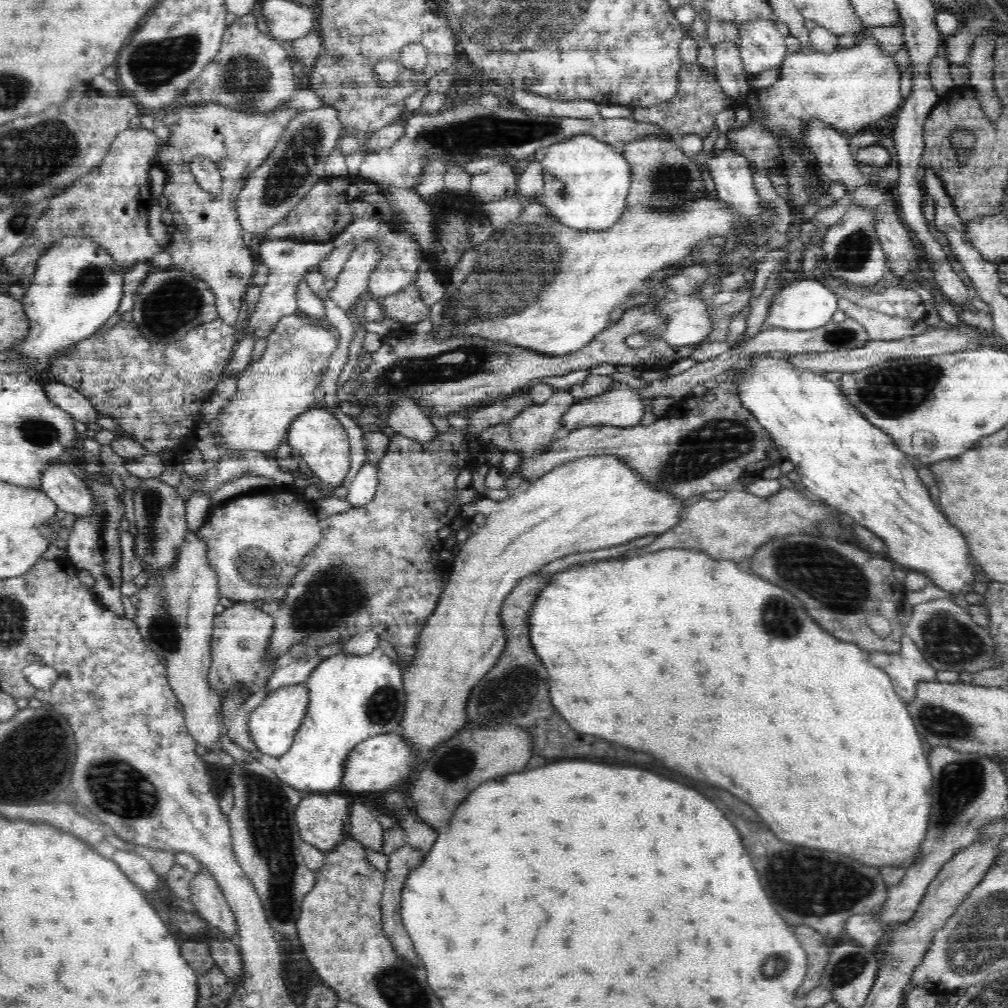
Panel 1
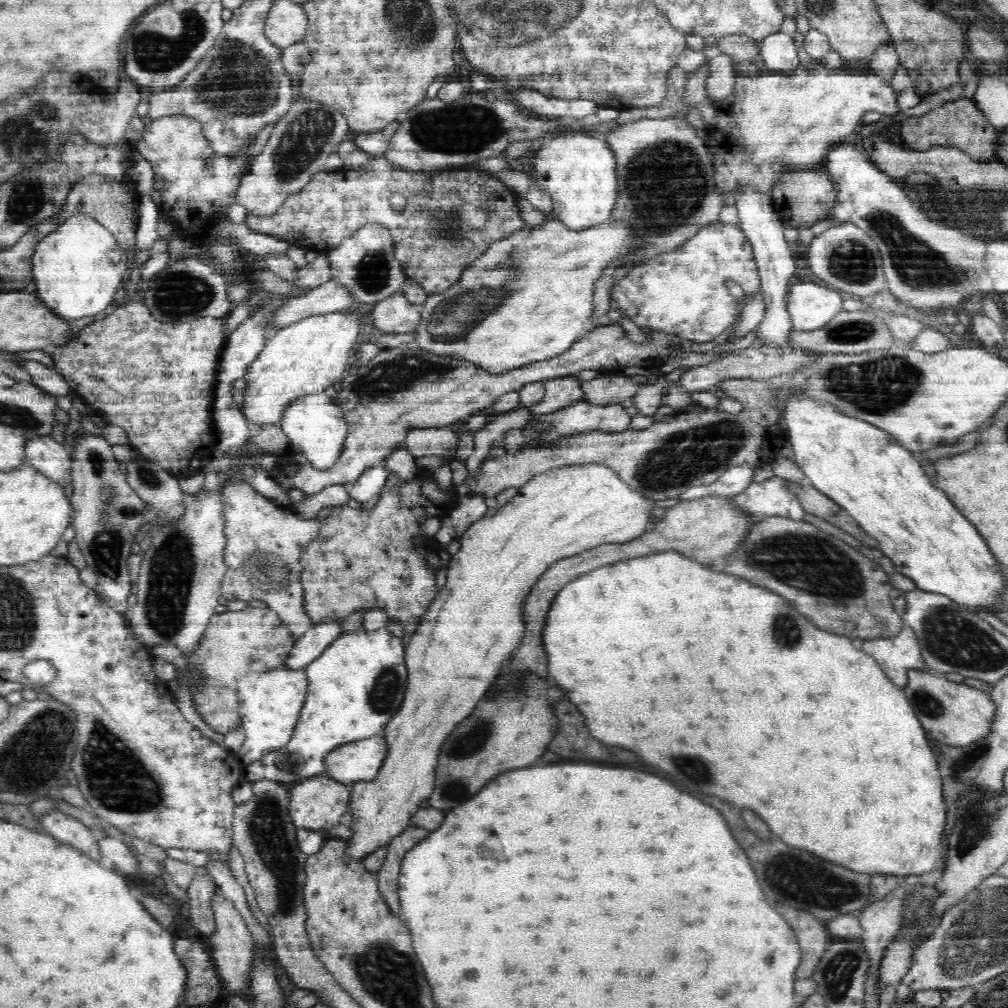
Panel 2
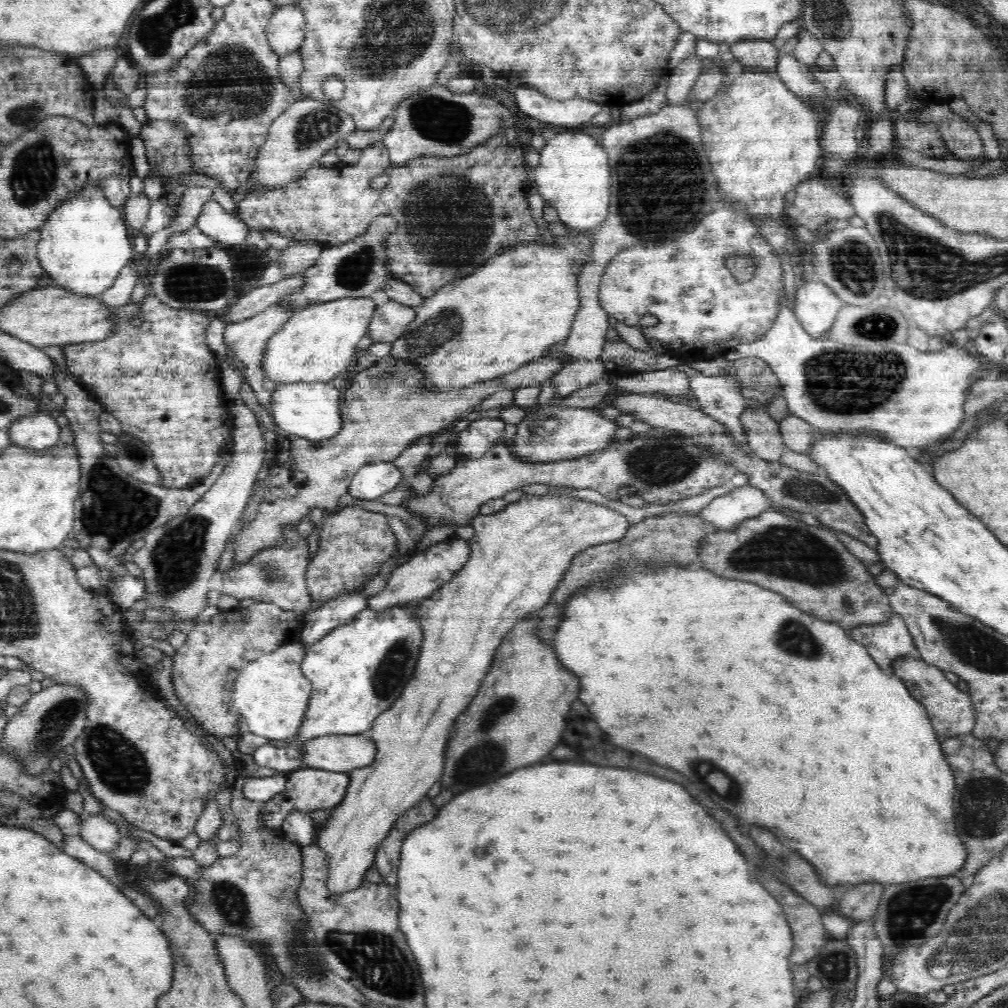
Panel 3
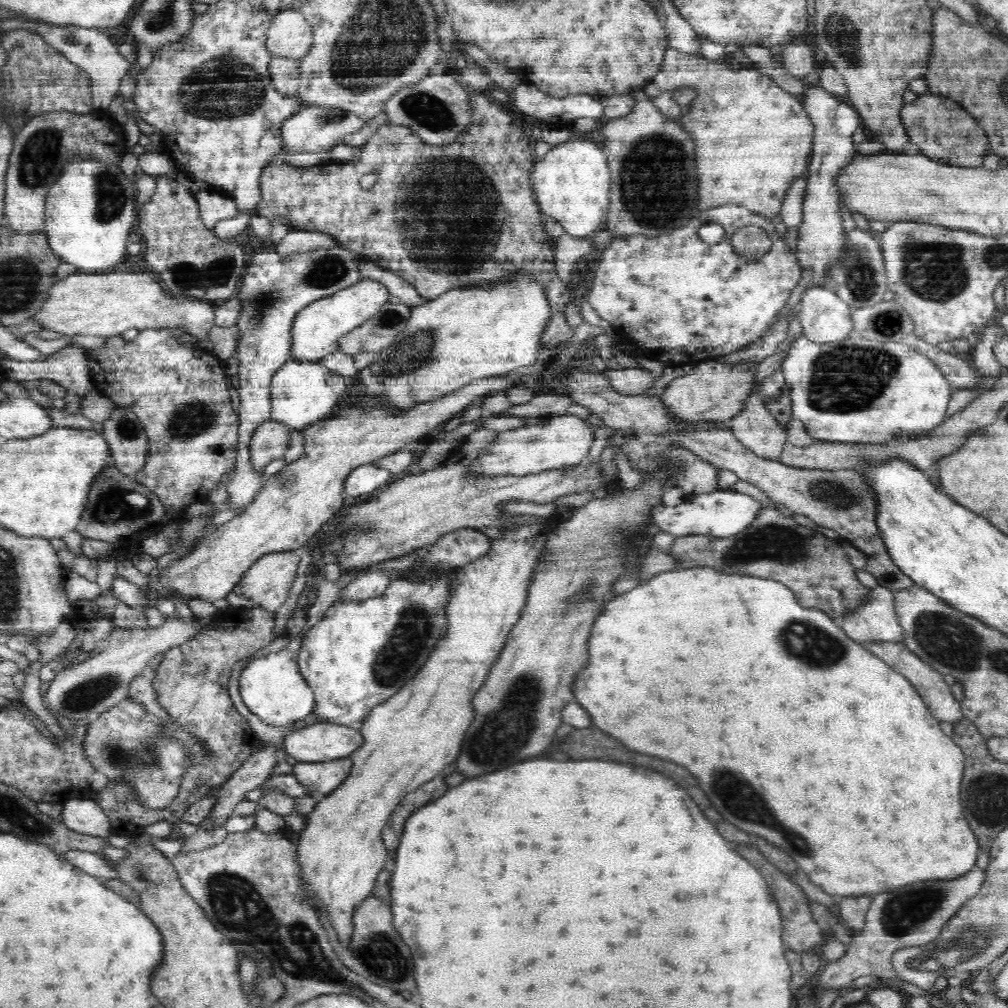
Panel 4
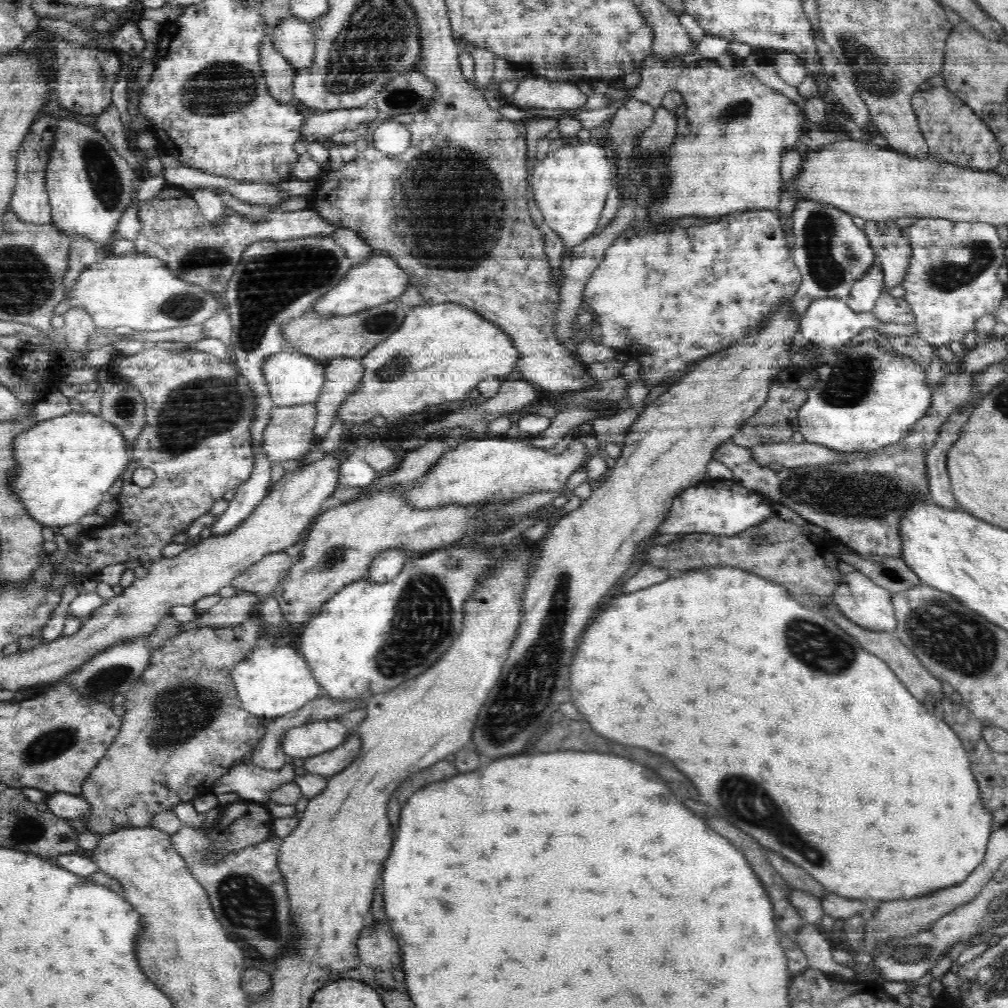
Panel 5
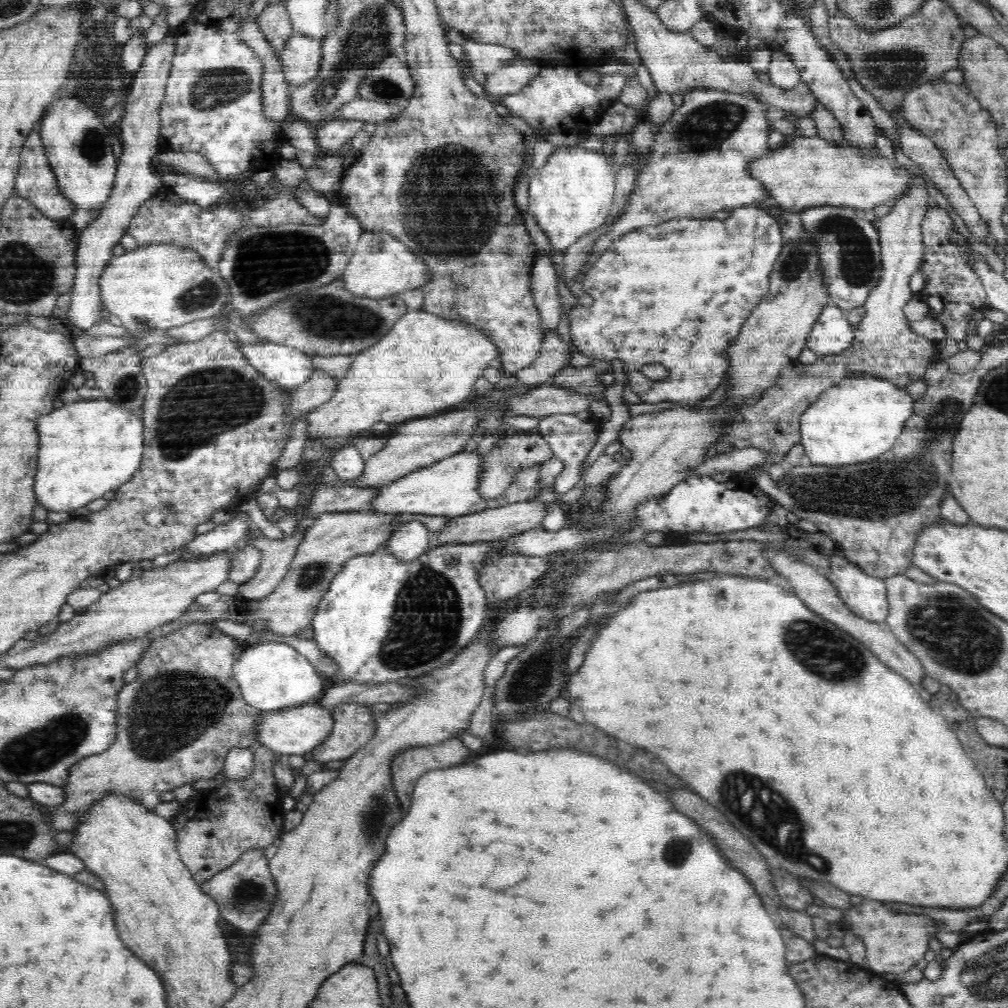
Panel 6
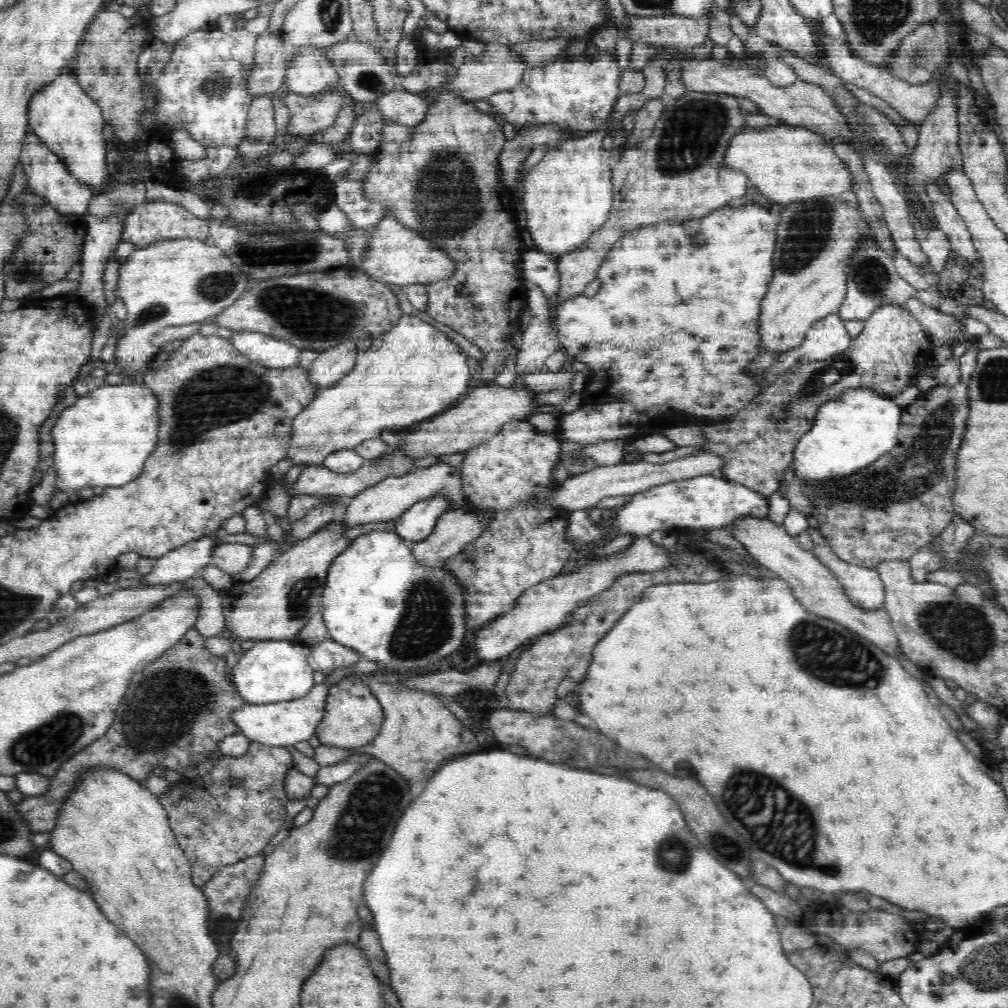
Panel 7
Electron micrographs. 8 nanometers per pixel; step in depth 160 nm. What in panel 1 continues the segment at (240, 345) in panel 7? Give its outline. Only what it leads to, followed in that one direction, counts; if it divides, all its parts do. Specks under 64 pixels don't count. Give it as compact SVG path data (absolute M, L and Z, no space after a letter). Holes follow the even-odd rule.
M310 407L308 412L302 412L294 418L294 422L288 428L286 442L292 449L297 450L310 471L323 483L331 485L331 489L343 486L351 467L350 446L342 423L332 414L328 414L322 408Z

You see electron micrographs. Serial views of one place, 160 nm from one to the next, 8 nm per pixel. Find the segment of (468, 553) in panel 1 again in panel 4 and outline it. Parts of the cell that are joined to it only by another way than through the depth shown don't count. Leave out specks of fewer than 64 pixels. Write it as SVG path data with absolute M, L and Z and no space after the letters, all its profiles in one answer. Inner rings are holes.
M556 514L552 519L510 516L510 525L518 526L502 527L498 538L491 538L490 548L484 556L454 569L453 598L445 608L450 616L446 636L436 644L436 650L430 654L428 662L418 670L412 682L408 682L396 696L370 710L370 714L357 727L363 740L362 746L350 756L353 764L350 774L334 792L320 797L314 810L308 814L308 824L305 824L304 832L299 833L300 844L295 850L299 878L306 884L312 902L322 906L322 910L328 910L330 924L336 928L340 944L350 944L354 932L353 912L358 903L364 902L372 894L374 882L384 868L387 850L380 834L390 814L406 794L424 782L430 782L460 754L466 730L474 720L472 696L485 683L490 667L496 663L505 646L506 637L522 616L534 566L542 556L549 529L560 525L562 520Z

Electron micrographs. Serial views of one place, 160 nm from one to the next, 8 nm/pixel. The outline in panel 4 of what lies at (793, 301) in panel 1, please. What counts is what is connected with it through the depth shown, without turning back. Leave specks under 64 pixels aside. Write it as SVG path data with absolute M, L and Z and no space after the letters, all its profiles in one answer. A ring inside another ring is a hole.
M808 285L796 307L797 318L810 342L841 341L852 332L852 308L827 286Z

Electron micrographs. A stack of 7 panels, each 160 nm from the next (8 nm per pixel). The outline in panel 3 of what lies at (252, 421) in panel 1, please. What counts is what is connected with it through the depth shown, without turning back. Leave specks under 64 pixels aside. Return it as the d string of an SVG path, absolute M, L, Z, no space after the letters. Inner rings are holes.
M370 296L366 297L342 297L334 302L314 303L294 311L294 314L286 320L286 324L279 328L272 338L268 339L262 357L263 371L266 385L269 388L278 388L280 384L292 384L292 382L328 382L336 376L343 375L355 362L356 344L364 333L368 331L370 319L373 318L377 306Z

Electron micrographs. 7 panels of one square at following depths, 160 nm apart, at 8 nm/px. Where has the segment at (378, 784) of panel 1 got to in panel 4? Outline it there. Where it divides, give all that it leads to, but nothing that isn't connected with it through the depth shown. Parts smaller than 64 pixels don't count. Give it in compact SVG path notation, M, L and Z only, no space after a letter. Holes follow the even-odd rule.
M320 722L284 734L284 752L298 762L326 762L351 756L362 746L357 727Z

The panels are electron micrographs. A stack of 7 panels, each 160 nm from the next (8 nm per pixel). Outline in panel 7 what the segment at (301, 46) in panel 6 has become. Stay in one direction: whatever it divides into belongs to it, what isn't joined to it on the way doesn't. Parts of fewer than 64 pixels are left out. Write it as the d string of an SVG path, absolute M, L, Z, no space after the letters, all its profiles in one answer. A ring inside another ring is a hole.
M299 48L289 61L285 74L285 92L312 98L312 95L334 89L342 89L341 78L334 64L322 53L322 48Z

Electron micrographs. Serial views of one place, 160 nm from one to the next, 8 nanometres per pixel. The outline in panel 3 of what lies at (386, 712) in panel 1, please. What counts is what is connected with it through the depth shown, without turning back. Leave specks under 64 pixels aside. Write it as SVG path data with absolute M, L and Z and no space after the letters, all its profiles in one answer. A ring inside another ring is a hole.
M395 605L391 608L386 609L370 609L366 608L361 610L354 616L354 618L348 621L346 624L340 624L338 628L334 627L328 632L326 635L322 636L318 640L318 642L314 642L311 646L306 648L305 656L301 662L301 671L304 673L304 676L312 683L312 694L308 703L308 708L306 709L304 718L302 722L302 726L298 729L298 732L295 733L295 737L286 744L284 747L276 747L269 745L268 743L256 748L253 752L253 759L260 768L270 768L270 770L275 770L278 773L282 774L290 774L292 771L296 771L305 766L302 760L302 744L306 742L306 740L312 740L314 736L328 736L328 734L365 734L372 729L374 725L374 720L376 720L376 716L380 712L384 712L386 708L390 708L390 704L402 694L402 690L404 690L404 686L406 686L406 676L412 676L412 672L414 672L414 666L416 666L416 660L418 660L418 654L420 654L420 644L422 644L422 632L420 632L420 628L418 628L418 624L420 624L420 620L416 616L412 616L412 614L408 614L408 610L404 610L404 608L396 608Z

